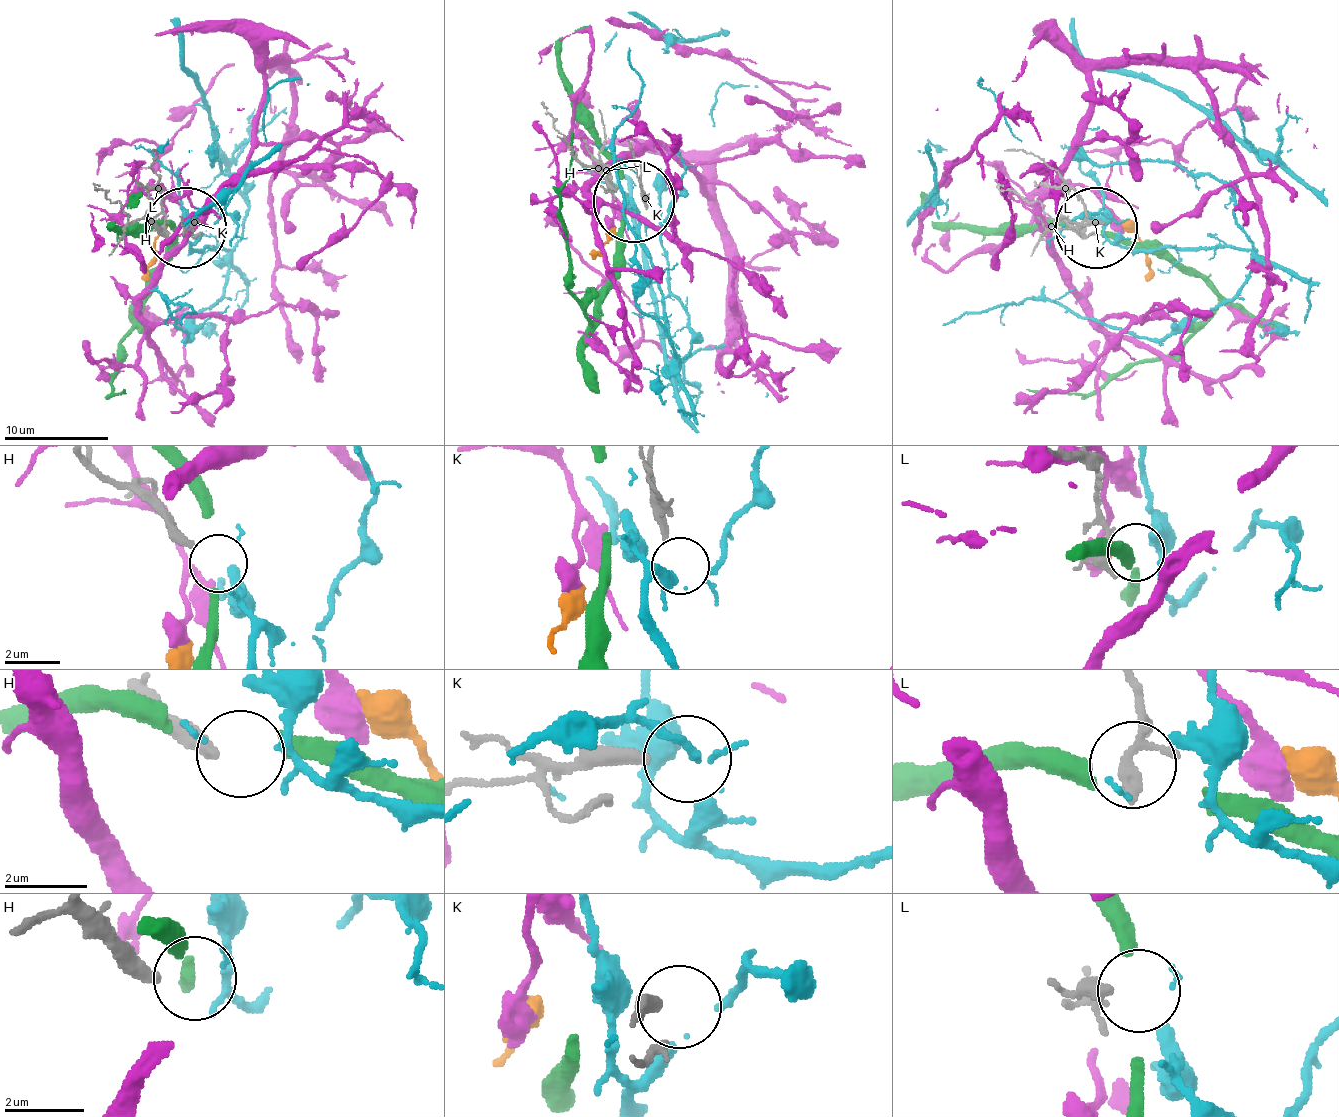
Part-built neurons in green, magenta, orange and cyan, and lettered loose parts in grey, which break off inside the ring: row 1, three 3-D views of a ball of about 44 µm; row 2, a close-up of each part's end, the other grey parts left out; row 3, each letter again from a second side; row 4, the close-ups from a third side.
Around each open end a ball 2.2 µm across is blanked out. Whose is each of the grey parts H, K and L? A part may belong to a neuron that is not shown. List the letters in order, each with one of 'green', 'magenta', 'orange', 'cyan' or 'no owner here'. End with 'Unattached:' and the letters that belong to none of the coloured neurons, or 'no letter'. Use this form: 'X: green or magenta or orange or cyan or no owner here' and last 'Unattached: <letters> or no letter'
H: no owner here
K: no owner here
L: no owner here
Unattached: H, K, L

